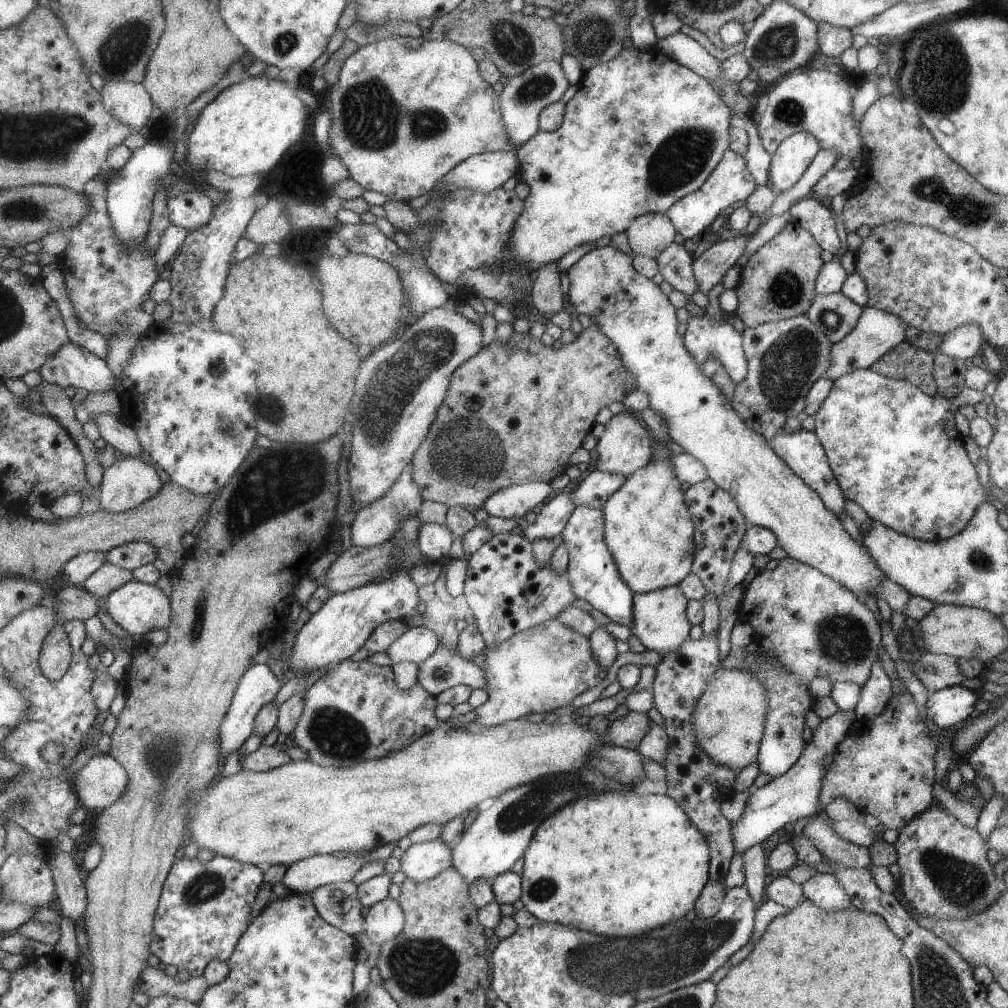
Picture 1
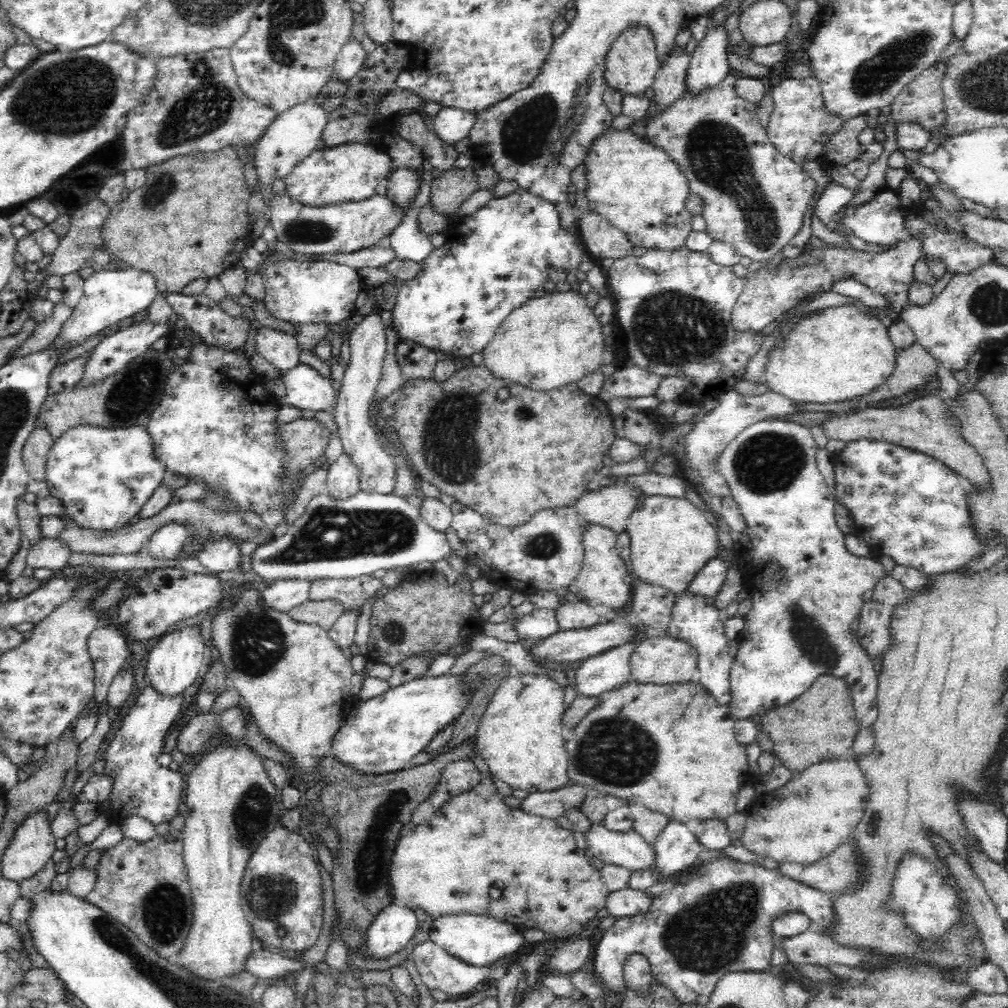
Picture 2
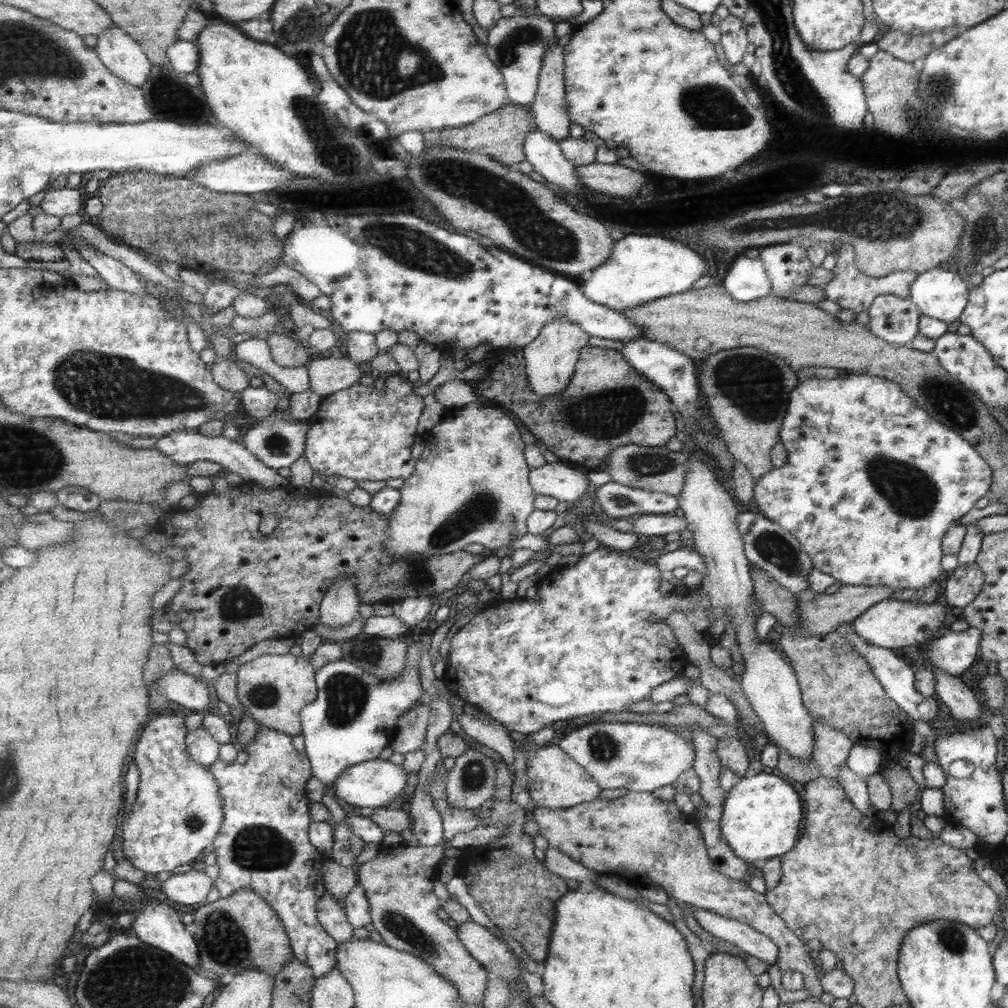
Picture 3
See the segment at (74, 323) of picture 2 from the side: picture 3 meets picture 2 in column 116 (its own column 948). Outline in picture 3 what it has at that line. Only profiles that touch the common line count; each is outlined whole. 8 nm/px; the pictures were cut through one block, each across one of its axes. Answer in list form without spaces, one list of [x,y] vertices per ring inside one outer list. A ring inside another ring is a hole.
[[[933,268],[915,278],[909,286],[909,298],[917,304],[921,316],[937,318],[945,324],[957,322],[969,294],[969,282],[955,268]]]

